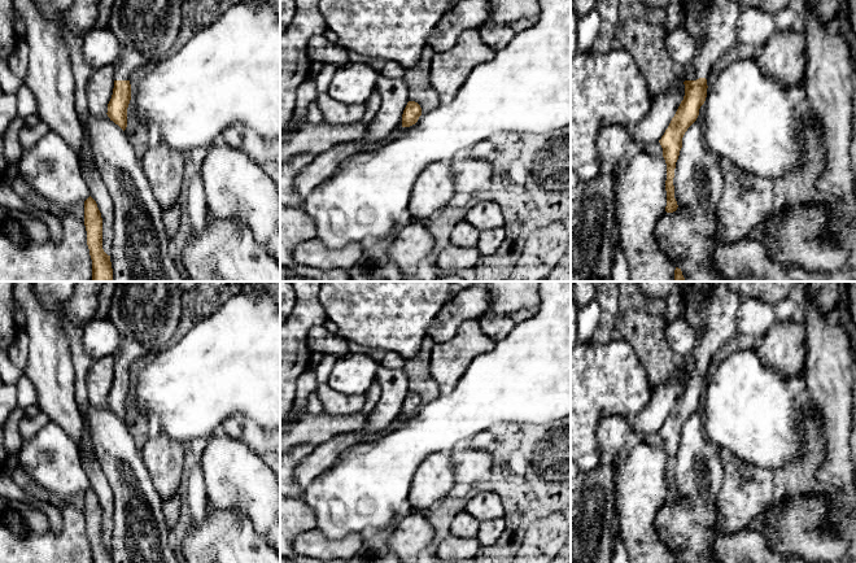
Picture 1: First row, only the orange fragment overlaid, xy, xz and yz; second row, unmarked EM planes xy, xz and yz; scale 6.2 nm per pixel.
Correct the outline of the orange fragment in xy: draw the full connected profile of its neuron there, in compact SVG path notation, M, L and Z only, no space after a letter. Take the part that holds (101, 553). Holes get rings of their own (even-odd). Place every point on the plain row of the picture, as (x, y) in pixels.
M91 486L84 492L84 516L87 521L87 536L92 550L92 563L113 563L110 546L102 540L101 503Z

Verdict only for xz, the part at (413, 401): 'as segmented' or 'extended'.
as segmented

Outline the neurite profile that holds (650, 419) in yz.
M676 357L677 375L652 390L648 403L628 419L629 432L646 441L652 433L659 433L685 387L685 370L681 357Z

